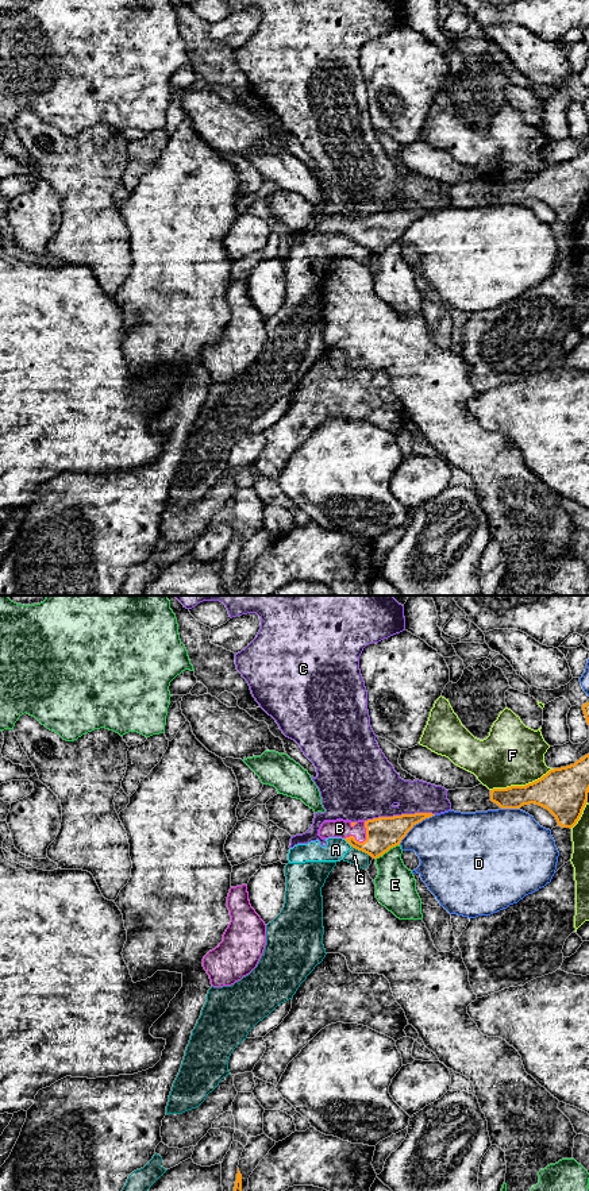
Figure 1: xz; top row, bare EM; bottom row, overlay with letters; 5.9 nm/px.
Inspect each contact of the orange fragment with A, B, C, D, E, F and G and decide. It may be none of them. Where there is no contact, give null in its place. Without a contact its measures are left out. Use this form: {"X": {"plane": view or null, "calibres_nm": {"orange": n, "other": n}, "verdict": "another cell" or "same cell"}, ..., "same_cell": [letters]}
{"A": {"plane": "xz", "calibres_nm": {"orange": 200, "other": 130}, "verdict": "another cell"}, "B": {"plane": "xz", "calibres_nm": {"orange": 200, "other": 110}, "verdict": "same cell"}, "C": {"plane": "xz", "calibres_nm": {"orange": 200, "other": 360}, "verdict": "another cell"}, "D": {"plane": "xz", "calibres_nm": {"orange": 200, "other": 400}, "verdict": "another cell"}, "E": {"plane": "xz", "calibres_nm": {"orange": 200, "other": 240}, "verdict": "another cell"}, "F": {"plane": "xz", "calibres_nm": {"orange": 280, "other": 360}, "verdict": "another cell"}, "G": {"plane": "xz", "calibres_nm": {"orange": 200, "other": 90}, "verdict": "another cell"}, "same_cell": ["B"]}

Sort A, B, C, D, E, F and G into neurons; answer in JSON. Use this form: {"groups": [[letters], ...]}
{"groups": [["A", "C", "G"], ["B"], ["D"], ["E"], ["F"]]}

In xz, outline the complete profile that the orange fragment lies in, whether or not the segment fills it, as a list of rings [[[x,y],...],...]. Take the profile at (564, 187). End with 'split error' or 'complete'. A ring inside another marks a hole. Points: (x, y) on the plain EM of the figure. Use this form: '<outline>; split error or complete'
[[[589,149],[574,159],[550,165],[526,181],[490,185],[490,196],[501,204],[520,204],[535,198],[547,204],[562,223],[580,215],[589,188]]]; complete

